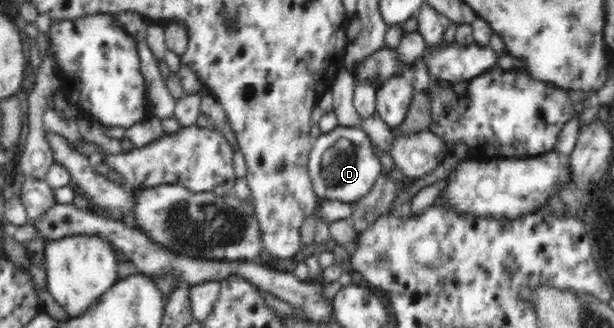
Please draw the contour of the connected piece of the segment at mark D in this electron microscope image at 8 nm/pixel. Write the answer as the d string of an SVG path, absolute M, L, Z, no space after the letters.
M339 125L330 133L314 139L307 167L314 191L320 199L353 203L370 193L376 180L385 173L373 146L367 133L358 126Z

